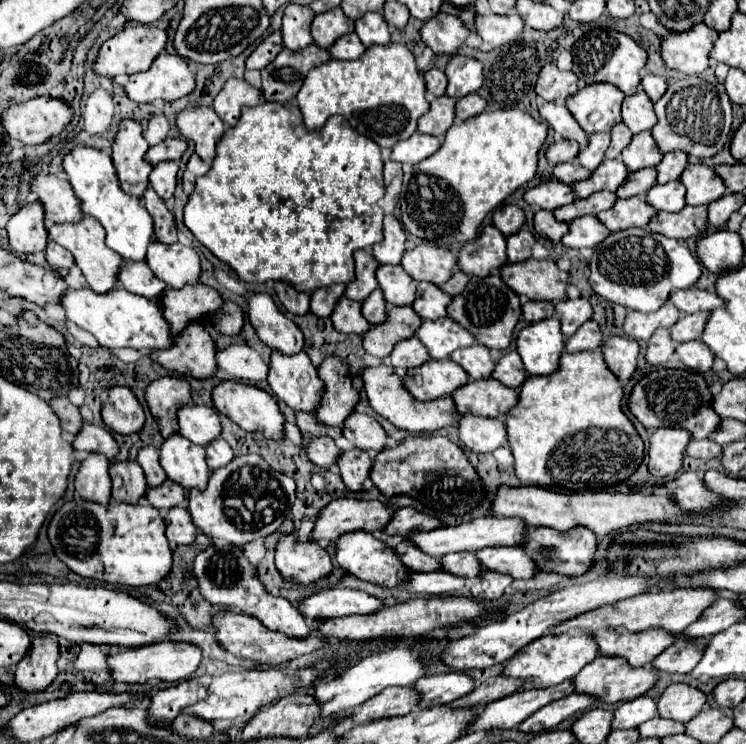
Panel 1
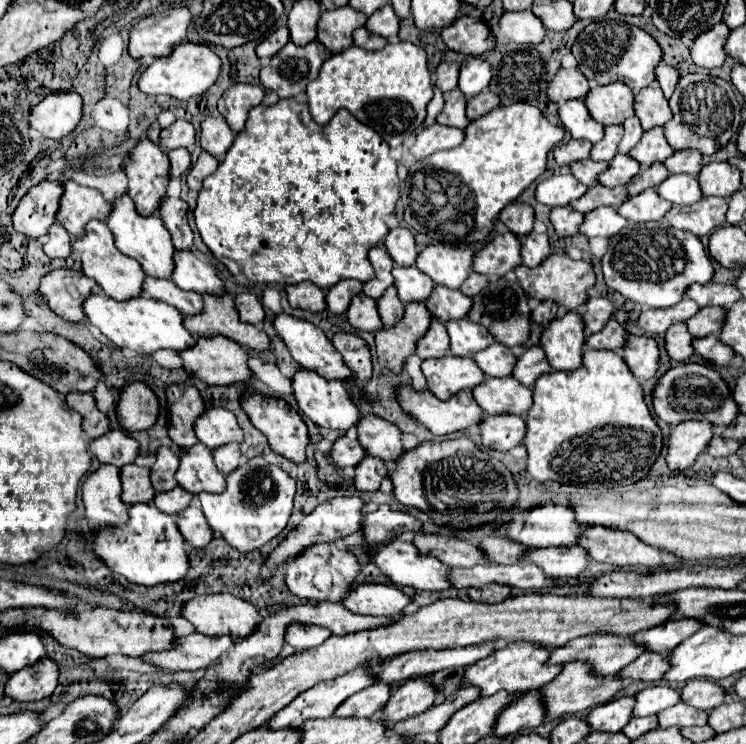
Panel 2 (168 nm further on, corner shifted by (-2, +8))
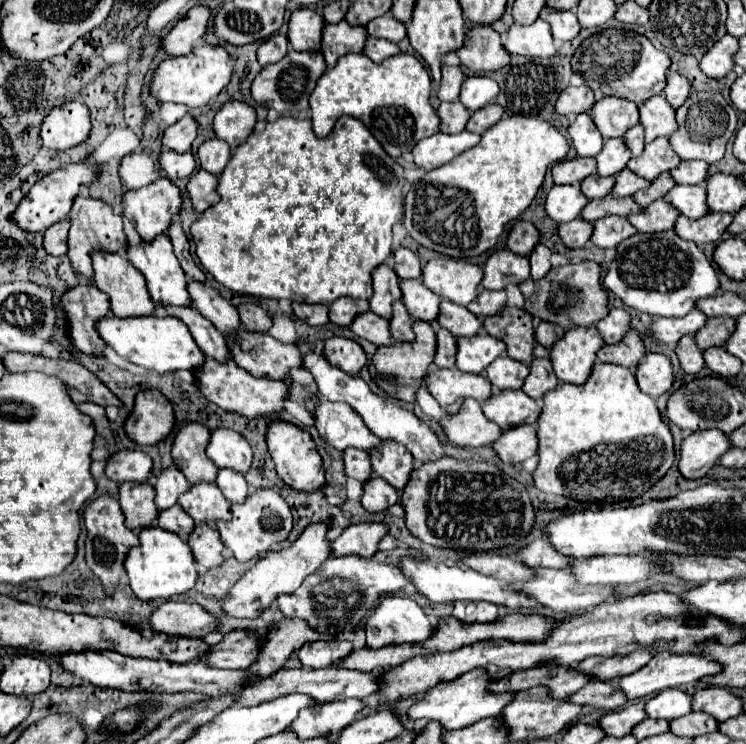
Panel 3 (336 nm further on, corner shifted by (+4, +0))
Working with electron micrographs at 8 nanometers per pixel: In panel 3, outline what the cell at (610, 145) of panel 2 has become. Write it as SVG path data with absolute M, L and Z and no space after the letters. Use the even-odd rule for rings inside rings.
M622 138L606 140L602 152L596 156L596 162L598 162L596 174L600 174L600 176L616 176L626 166L630 156L632 154L628 152Z

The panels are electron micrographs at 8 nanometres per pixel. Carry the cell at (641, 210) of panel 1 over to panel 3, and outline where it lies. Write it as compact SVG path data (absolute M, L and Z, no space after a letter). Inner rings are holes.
M656 200L650 206L644 208L644 212L628 216L628 222L638 228L638 232L662 232L668 228L674 228L674 222L678 218L678 210L666 204L666 200Z

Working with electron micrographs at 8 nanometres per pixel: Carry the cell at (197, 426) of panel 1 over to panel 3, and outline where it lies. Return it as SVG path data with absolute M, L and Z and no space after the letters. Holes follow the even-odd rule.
M216 428L210 434L206 456L218 468L232 468L244 474L252 462L252 448L238 432L230 428Z

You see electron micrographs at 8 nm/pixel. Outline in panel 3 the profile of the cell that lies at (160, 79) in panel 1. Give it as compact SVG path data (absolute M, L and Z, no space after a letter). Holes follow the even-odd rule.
M196 46L190 54L178 58L166 58L156 68L150 80L150 96L160 102L176 102L190 108L202 108L230 82L232 66L228 64L228 54L222 46Z

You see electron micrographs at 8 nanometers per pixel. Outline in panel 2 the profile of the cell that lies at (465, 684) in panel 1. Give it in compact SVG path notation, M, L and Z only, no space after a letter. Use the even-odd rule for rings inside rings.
M410 678L390 696L386 708L382 708L382 722L392 726L410 716L418 716L436 702L436 696L438 690L434 686L420 678Z

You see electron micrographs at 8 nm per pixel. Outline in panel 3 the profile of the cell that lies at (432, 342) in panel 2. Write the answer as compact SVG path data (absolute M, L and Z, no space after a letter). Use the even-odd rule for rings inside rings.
M438 330L436 334L436 356L434 364L438 368L454 368L454 356L456 356L456 336L452 336L448 330Z

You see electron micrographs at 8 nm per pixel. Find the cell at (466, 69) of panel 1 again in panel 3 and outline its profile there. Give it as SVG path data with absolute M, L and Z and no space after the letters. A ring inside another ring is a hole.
M472 74L464 80L462 84L462 90L460 90L460 102L470 110L478 110L486 104L490 104L496 94L498 94L498 84L492 80L492 78L486 78L486 76L480 76L480 74Z

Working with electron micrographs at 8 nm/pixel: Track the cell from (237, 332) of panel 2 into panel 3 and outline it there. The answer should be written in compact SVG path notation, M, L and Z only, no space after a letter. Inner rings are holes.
M240 330L240 340L228 340L228 348L232 348L232 360L252 376L284 380L290 368L302 364L296 344L284 344L270 334Z

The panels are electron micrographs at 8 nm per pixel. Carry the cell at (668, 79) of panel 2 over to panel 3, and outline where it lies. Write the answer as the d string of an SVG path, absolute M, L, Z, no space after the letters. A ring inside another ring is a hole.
M670 72L666 86L664 86L664 96L672 108L678 108L690 94L690 84L684 76Z

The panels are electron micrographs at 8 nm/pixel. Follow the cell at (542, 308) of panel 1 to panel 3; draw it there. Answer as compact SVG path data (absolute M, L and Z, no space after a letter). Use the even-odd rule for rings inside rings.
M540 322L538 326L536 326L536 342L540 342L542 346L552 346L562 334L564 334L564 330L558 326L558 324L552 324L552 322Z

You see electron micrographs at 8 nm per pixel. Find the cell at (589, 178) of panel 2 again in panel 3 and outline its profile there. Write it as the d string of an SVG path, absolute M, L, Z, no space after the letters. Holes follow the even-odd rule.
M588 176L588 180L582 180L582 192L588 200L596 200L596 198L604 198L610 194L614 186L614 178L612 176Z

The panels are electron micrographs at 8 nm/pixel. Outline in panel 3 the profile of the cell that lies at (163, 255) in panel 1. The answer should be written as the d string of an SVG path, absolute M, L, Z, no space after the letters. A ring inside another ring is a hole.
M188 278L188 294L192 298L192 306L198 308L222 334L236 334L240 328L238 312L214 288Z

